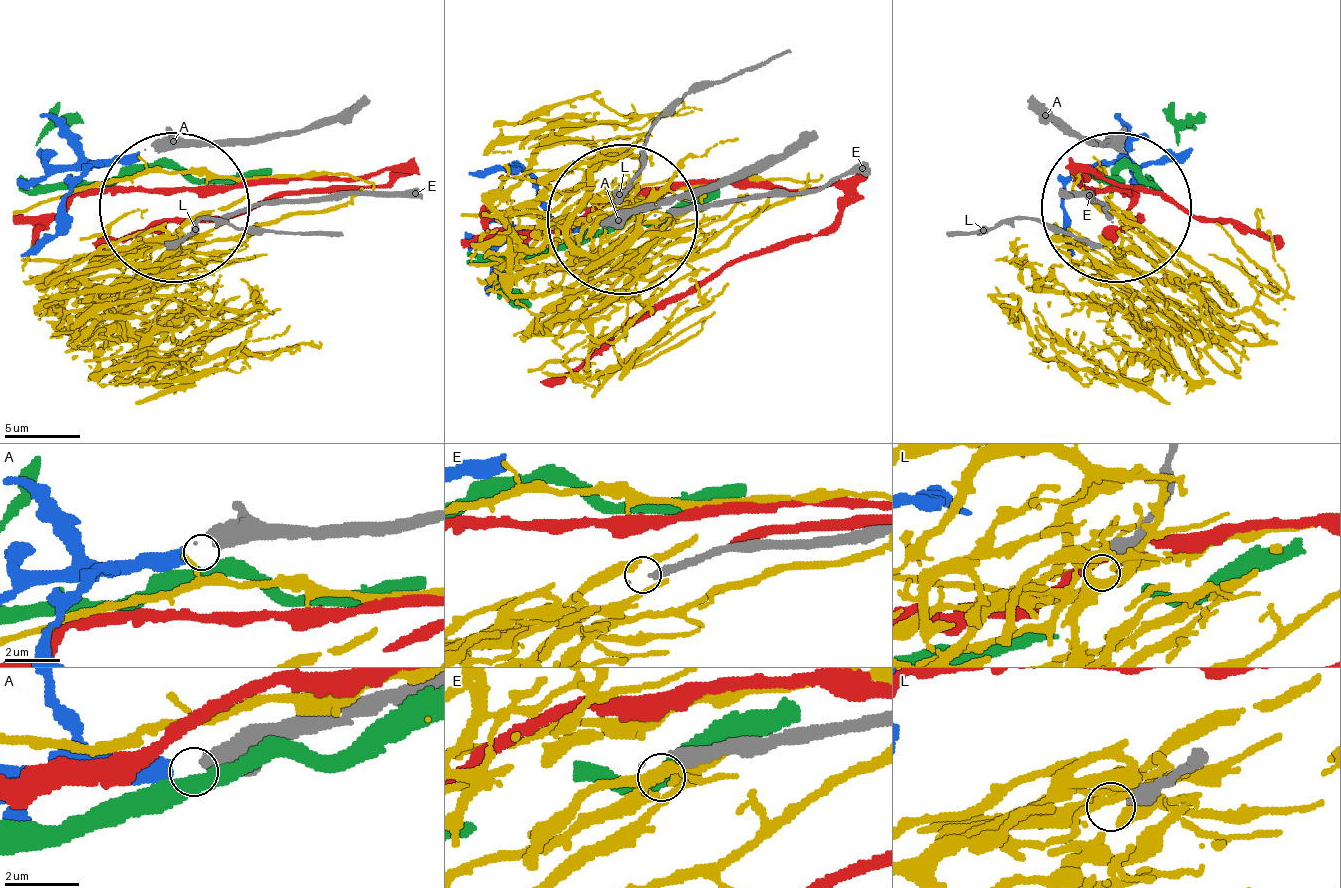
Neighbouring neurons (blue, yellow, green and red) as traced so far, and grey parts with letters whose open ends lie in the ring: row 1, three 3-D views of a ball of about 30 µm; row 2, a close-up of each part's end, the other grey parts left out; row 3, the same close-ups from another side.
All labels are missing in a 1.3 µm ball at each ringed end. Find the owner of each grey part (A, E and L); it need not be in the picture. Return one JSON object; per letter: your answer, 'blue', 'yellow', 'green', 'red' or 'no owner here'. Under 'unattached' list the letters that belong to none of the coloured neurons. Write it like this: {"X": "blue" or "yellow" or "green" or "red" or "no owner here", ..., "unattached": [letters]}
{"A": "blue", "E": "no owner here", "L": "no owner here", "unattached": ["E", "L"]}

